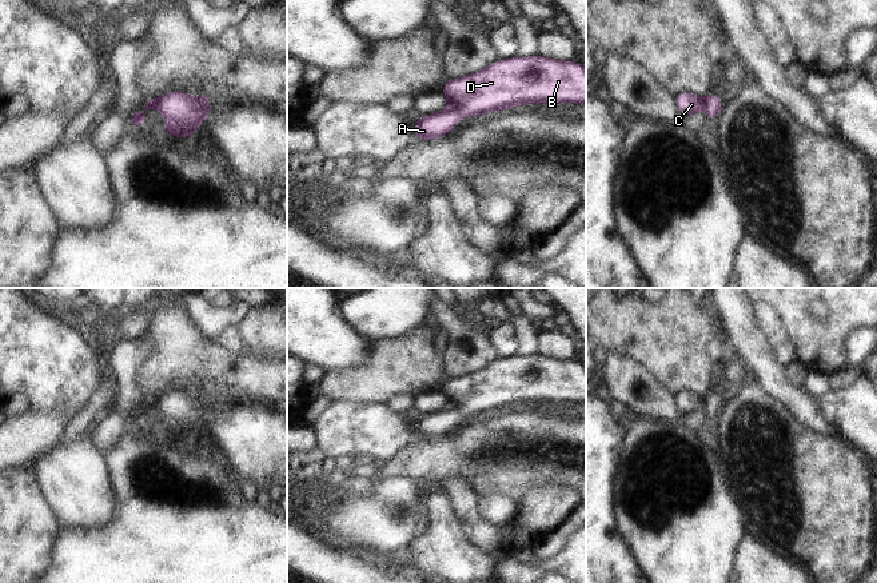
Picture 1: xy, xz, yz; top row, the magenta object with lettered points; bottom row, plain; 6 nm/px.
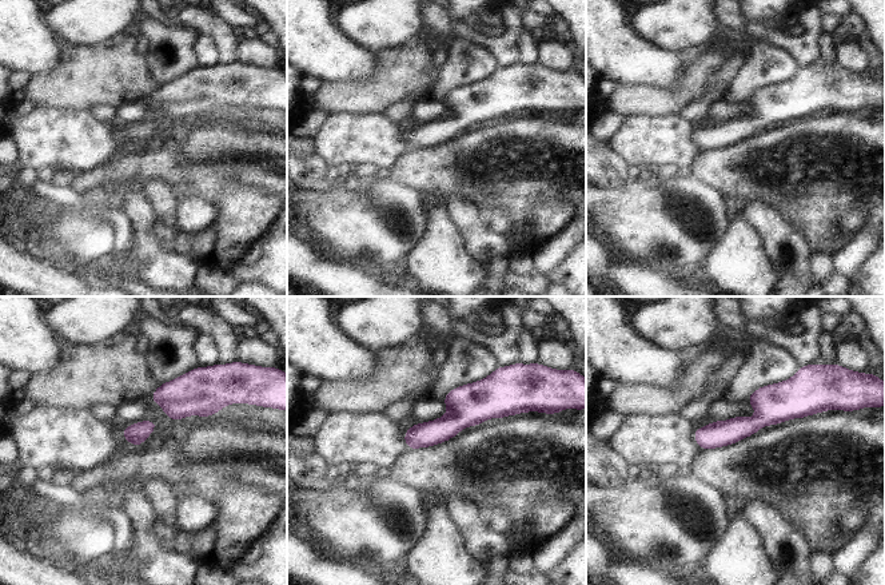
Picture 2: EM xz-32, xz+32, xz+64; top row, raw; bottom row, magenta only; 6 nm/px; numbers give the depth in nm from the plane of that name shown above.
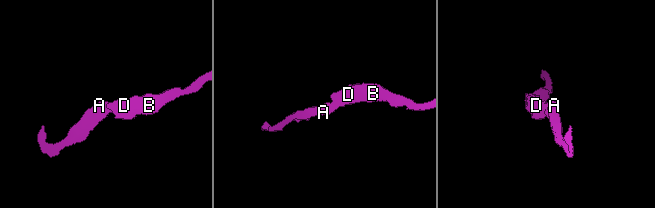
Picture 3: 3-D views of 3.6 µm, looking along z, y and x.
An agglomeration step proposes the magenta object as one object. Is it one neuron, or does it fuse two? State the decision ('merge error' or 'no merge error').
no merge error

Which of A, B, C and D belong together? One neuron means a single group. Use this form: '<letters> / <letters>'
A B C D

